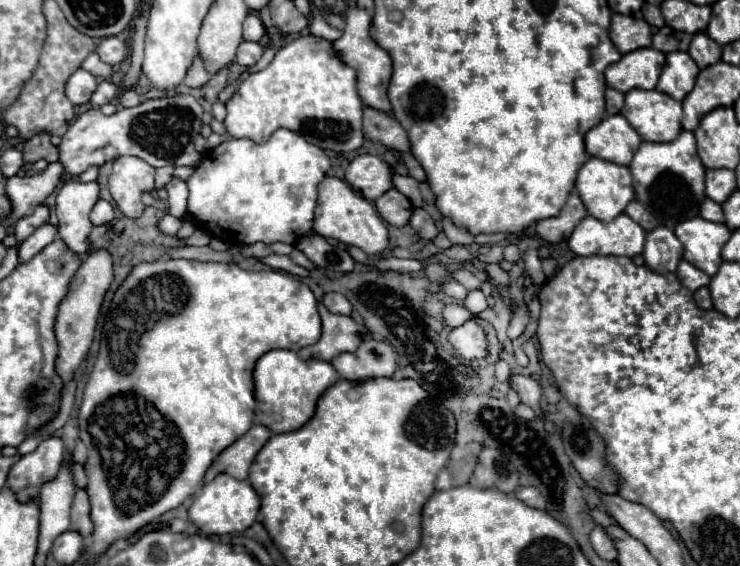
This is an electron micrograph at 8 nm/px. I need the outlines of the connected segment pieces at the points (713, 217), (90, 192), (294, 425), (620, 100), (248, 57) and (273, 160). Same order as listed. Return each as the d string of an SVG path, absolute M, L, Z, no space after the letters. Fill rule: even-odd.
M705 199L705 201L701 203L699 215L701 215L703 219L707 219L707 221L723 223L723 211L721 211L721 205L715 203L715 201L711 201L711 199Z
M69 179L57 195L57 217L59 217L59 237L65 245L79 257L85 257L89 251L89 233L93 223L89 219L91 209L99 199L99 185L79 183Z
M275 349L265 353L255 367L255 399L257 399L257 423L269 427L269 431L289 433L305 425L305 419L313 417L319 397L339 379L337 371L327 361L301 361L289 349Z
M607 89L605 91L605 101L607 101L607 113L609 115L617 115L625 103L625 95L621 91L615 89Z
M243 41L241 47L237 49L237 63L239 65L245 65L245 67L251 67L253 63L259 61L263 53L263 47L261 43L253 43L253 41Z
M277 129L265 143L255 143L251 139L227 139L219 147L207 151L203 161L201 161L201 165L195 167L195 173L189 177L189 181L187 181L187 187L189 187L189 207L187 207L187 213L193 217L197 227L203 229L203 223L205 223L205 231L211 237L219 237L219 239L223 239L227 243L233 243L233 245L253 245L253 243L267 243L267 245L271 245L271 243L277 243L277 241L295 245L297 239L301 239L301 237L305 237L305 235L309 235L313 231L313 217L315 217L315 205L317 205L317 185L321 183L321 179L325 177L329 167L331 167L331 161L325 155L325 151L321 151L317 145L307 143L301 135L297 135L297 133L289 131L289 129Z

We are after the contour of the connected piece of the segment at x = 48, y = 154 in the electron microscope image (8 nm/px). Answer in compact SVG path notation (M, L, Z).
M45 133L35 135L29 143L23 145L23 161L25 163L35 163L39 159L45 159L47 163L55 163L59 159L57 147L51 143L51 137Z

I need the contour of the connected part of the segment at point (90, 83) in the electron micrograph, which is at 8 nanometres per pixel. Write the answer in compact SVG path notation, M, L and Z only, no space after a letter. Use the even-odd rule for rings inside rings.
M77 69L69 77L65 93L73 105L83 105L83 103L89 103L95 89L97 89L97 77L93 77L85 69Z

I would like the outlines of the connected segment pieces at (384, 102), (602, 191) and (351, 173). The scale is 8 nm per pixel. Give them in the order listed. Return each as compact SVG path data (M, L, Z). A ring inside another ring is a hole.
M353 7L353 9L347 9L345 15L347 15L347 25L345 25L343 37L339 41L335 41L333 47L335 47L337 55L341 55L341 59L345 59L345 63L349 63L349 67L353 67L357 71L357 93L359 93L361 101L367 107L391 113L391 103L387 97L387 85L391 79L391 57L371 37L371 13L359 9L359 7Z
M593 157L579 169L575 187L581 195L581 201L587 207L587 213L601 221L609 221L609 219L615 219L617 215L621 215L635 197L633 187L631 187L629 167L621 167L617 163L605 163L603 159L593 159Z
M375 155L355 157L345 173L347 183L357 189L365 199L375 201L389 189L393 189L393 171L391 167Z

